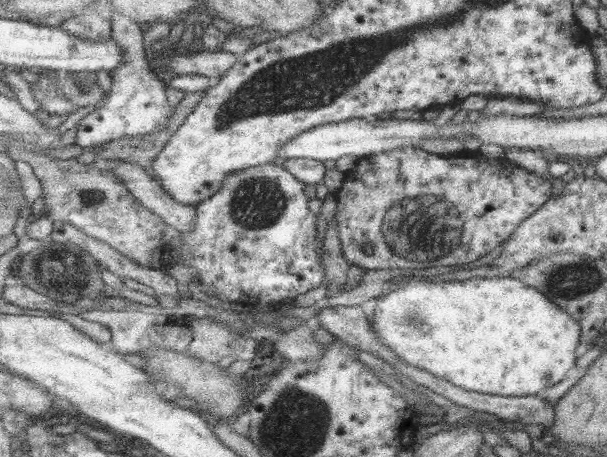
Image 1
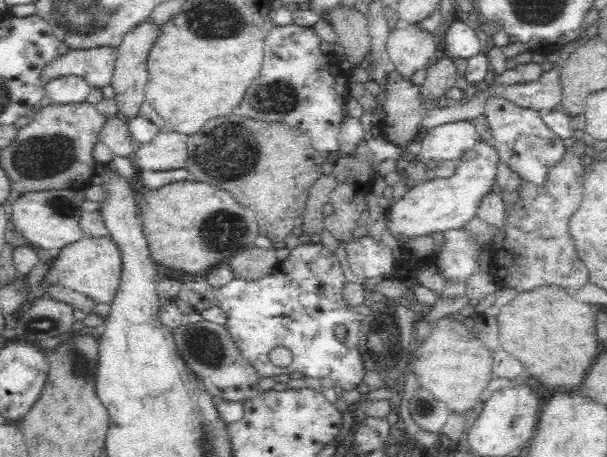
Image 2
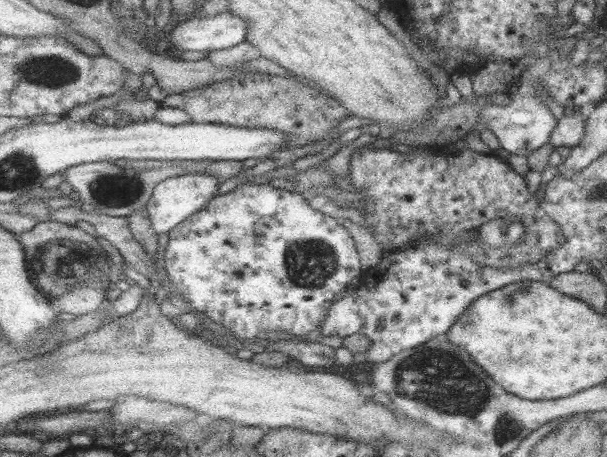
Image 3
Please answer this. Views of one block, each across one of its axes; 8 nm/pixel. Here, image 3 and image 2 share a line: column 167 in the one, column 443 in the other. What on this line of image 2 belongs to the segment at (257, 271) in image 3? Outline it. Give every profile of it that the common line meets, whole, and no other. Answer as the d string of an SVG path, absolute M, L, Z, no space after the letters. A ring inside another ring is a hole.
M464 228L444 231L443 236L445 237L445 244L441 248L441 251L439 253L436 252L436 254L425 263L432 262L436 264L436 268L445 278L446 284L464 283L472 274L479 271L478 255L483 246L479 245L476 237L466 232Z

